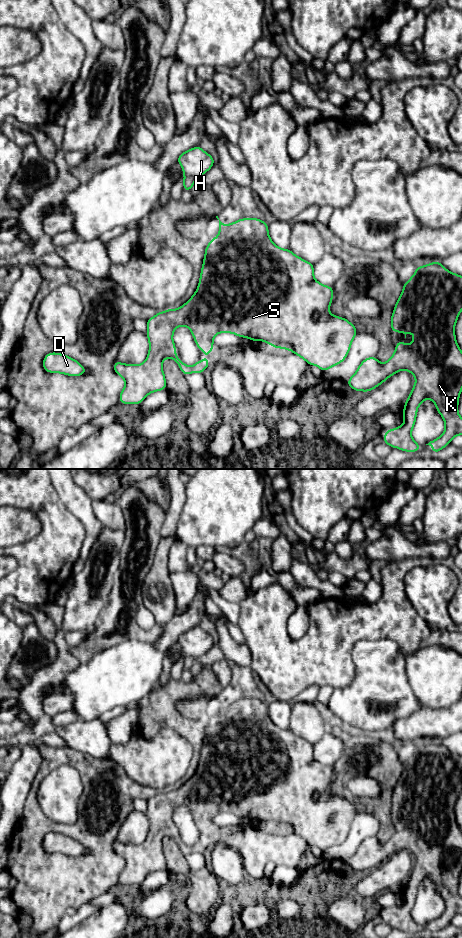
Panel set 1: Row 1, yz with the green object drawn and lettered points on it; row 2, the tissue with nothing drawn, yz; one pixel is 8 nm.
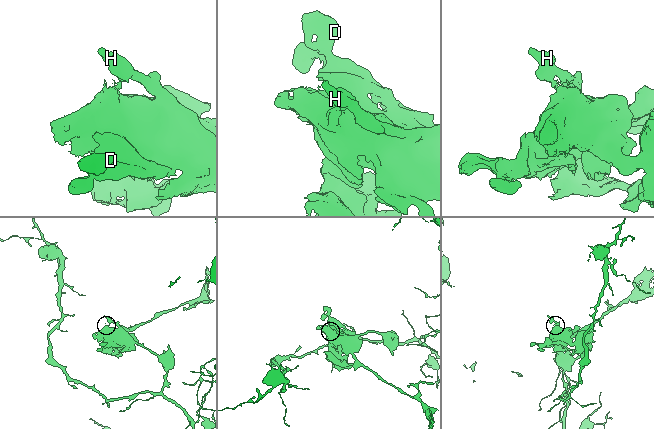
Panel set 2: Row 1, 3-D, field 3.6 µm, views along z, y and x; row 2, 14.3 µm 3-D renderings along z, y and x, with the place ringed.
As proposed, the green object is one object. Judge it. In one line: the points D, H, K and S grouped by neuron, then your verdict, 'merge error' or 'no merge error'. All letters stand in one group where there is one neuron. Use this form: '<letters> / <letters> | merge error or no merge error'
D K S / H | merge error

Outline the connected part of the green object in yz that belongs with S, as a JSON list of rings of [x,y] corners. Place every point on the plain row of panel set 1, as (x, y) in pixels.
[[[238,700],[222,710],[205,728],[205,736],[199,766],[194,775],[180,788],[158,792],[147,800],[149,833],[139,845],[123,844],[115,841],[113,849],[125,860],[119,875],[122,884],[141,884],[149,873],[165,870],[167,863],[162,844],[165,838],[172,838],[183,855],[203,853],[210,846],[208,838],[201,839],[193,846],[187,846],[174,833],[178,830],[173,822],[173,812],[178,806],[186,806],[192,812],[196,826],[208,837],[215,826],[213,818],[220,812],[233,813],[251,821],[265,821],[270,826],[292,831],[310,846],[315,845],[323,852],[342,843],[357,814],[356,807],[347,799],[333,796],[329,787],[333,780],[333,767],[323,765],[314,758],[314,745],[296,736],[289,729],[276,726],[269,717],[268,704],[262,700]]]

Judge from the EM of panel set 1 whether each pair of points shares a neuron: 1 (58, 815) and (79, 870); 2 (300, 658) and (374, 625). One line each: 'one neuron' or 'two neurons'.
1: two neurons
2: one neuron

